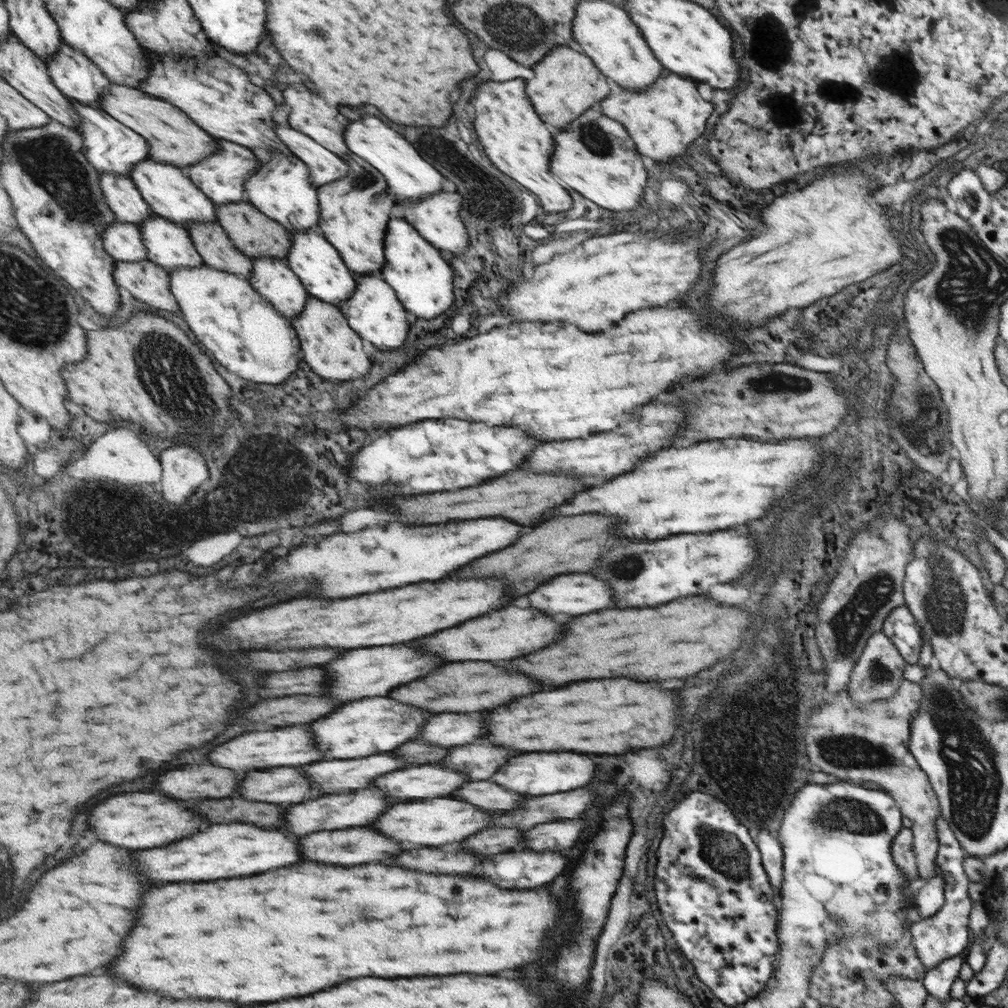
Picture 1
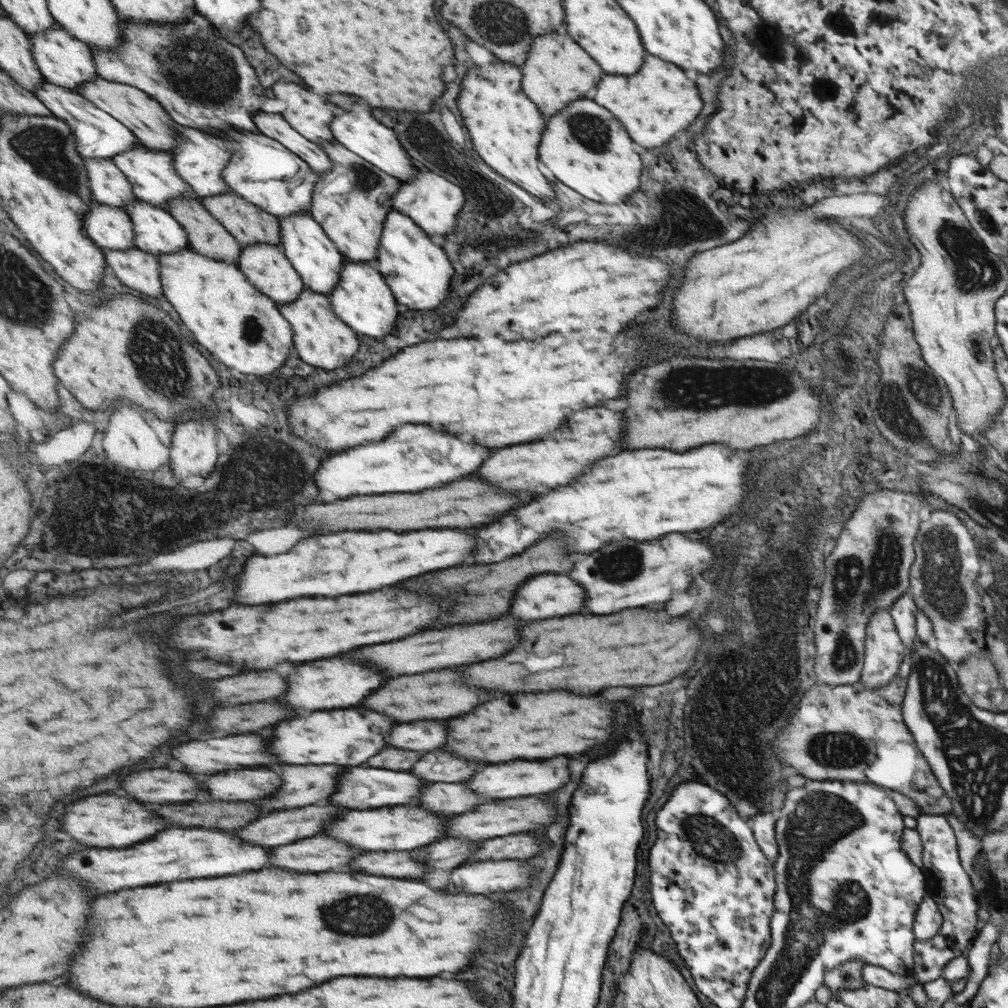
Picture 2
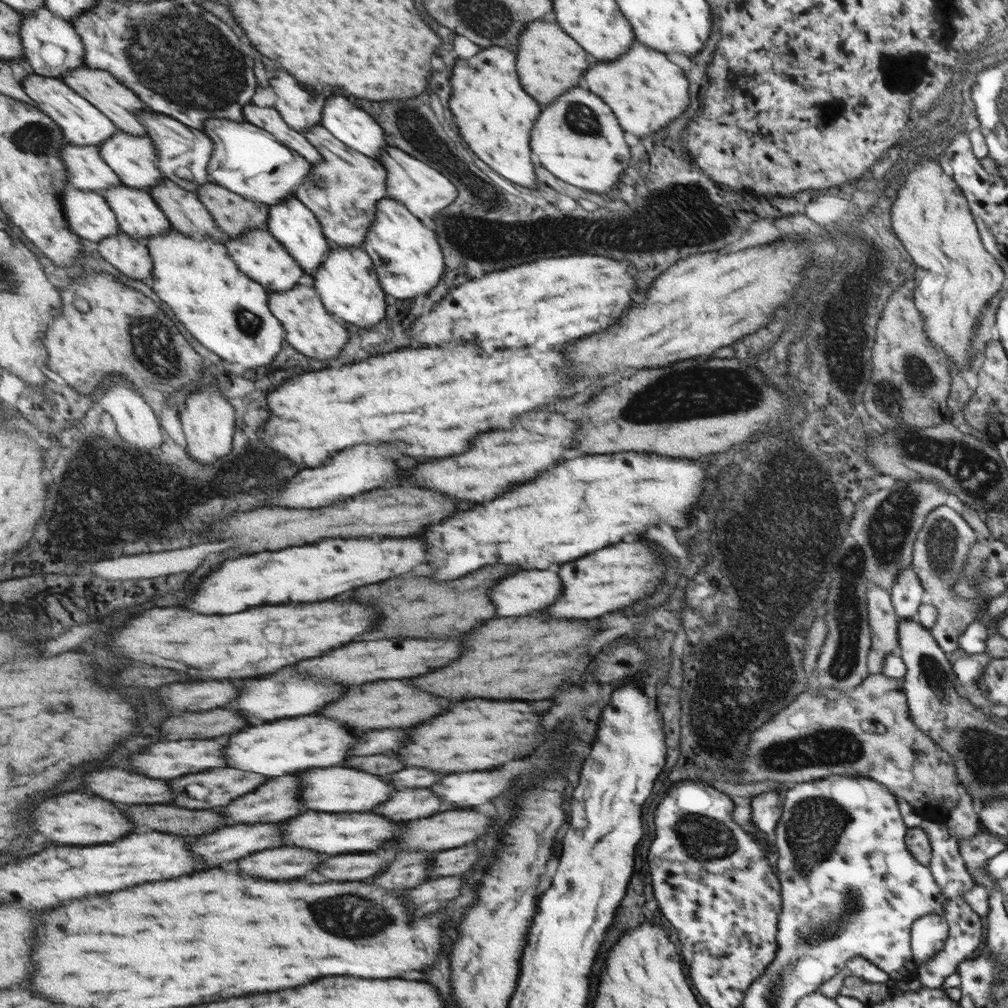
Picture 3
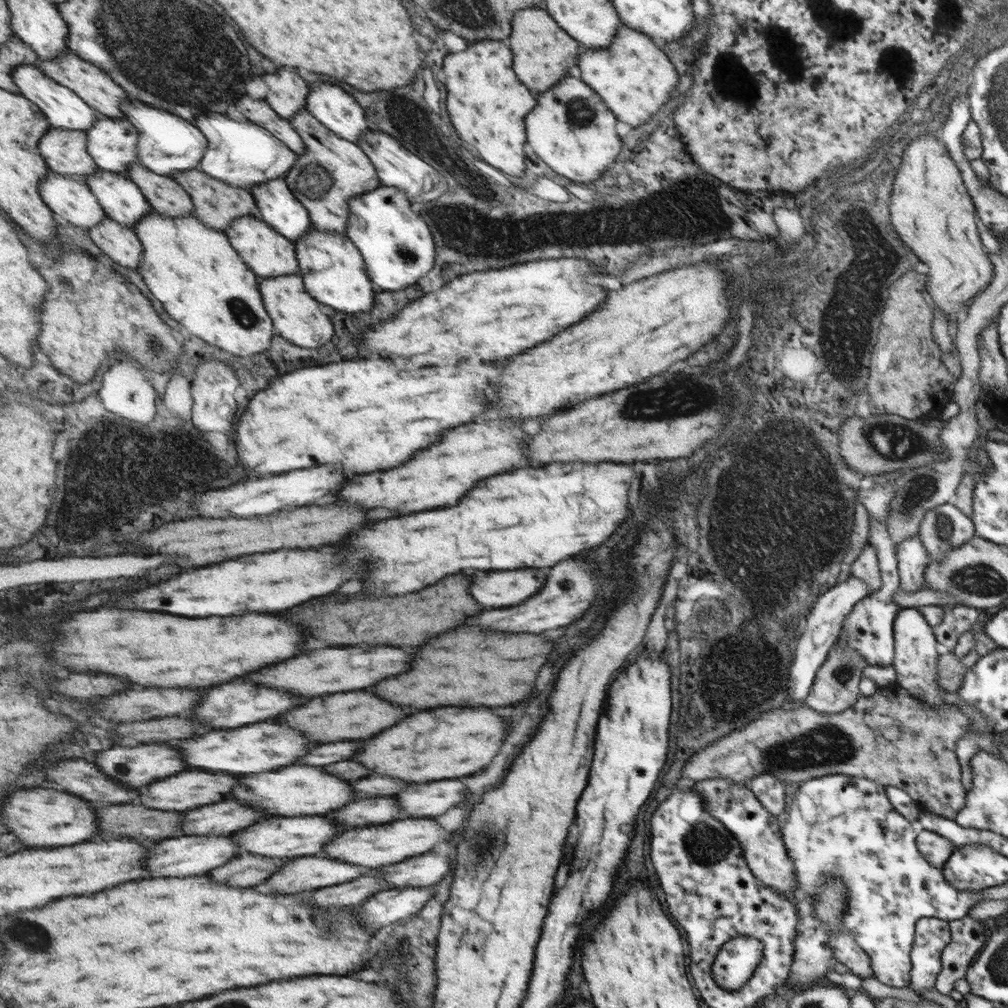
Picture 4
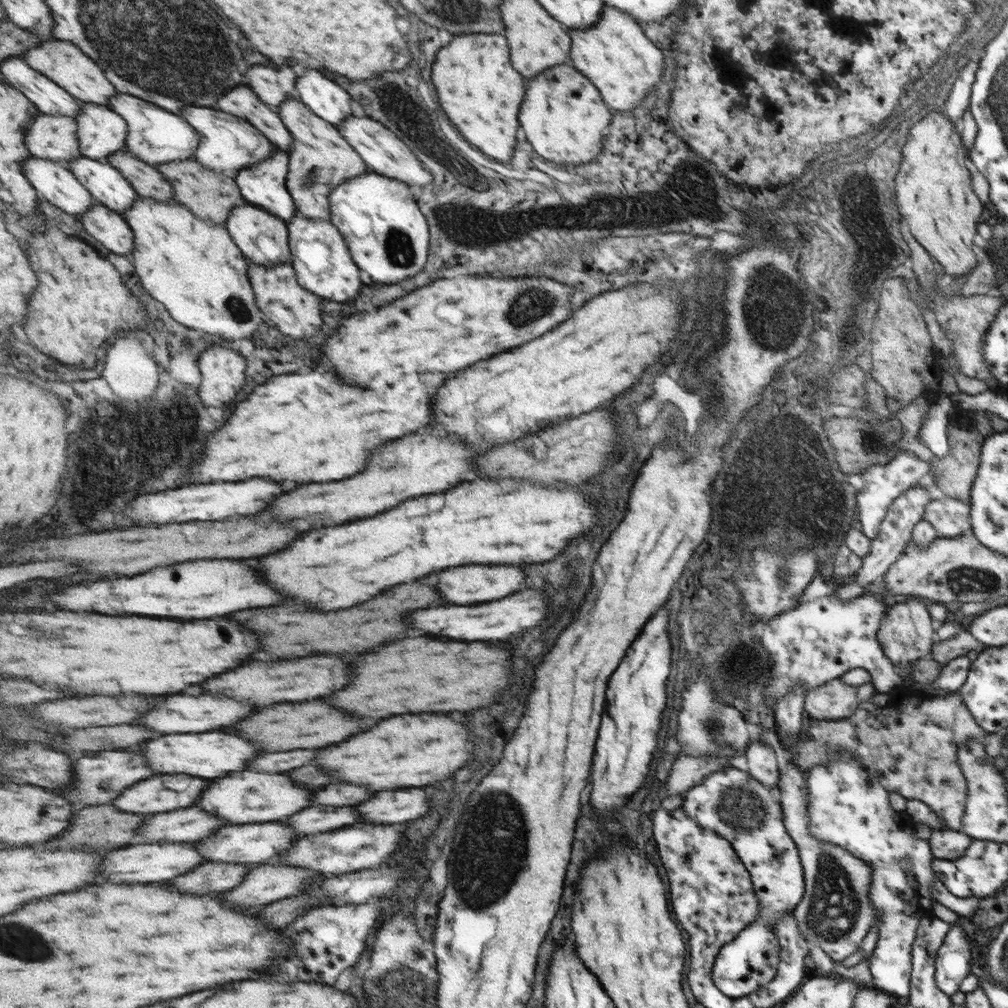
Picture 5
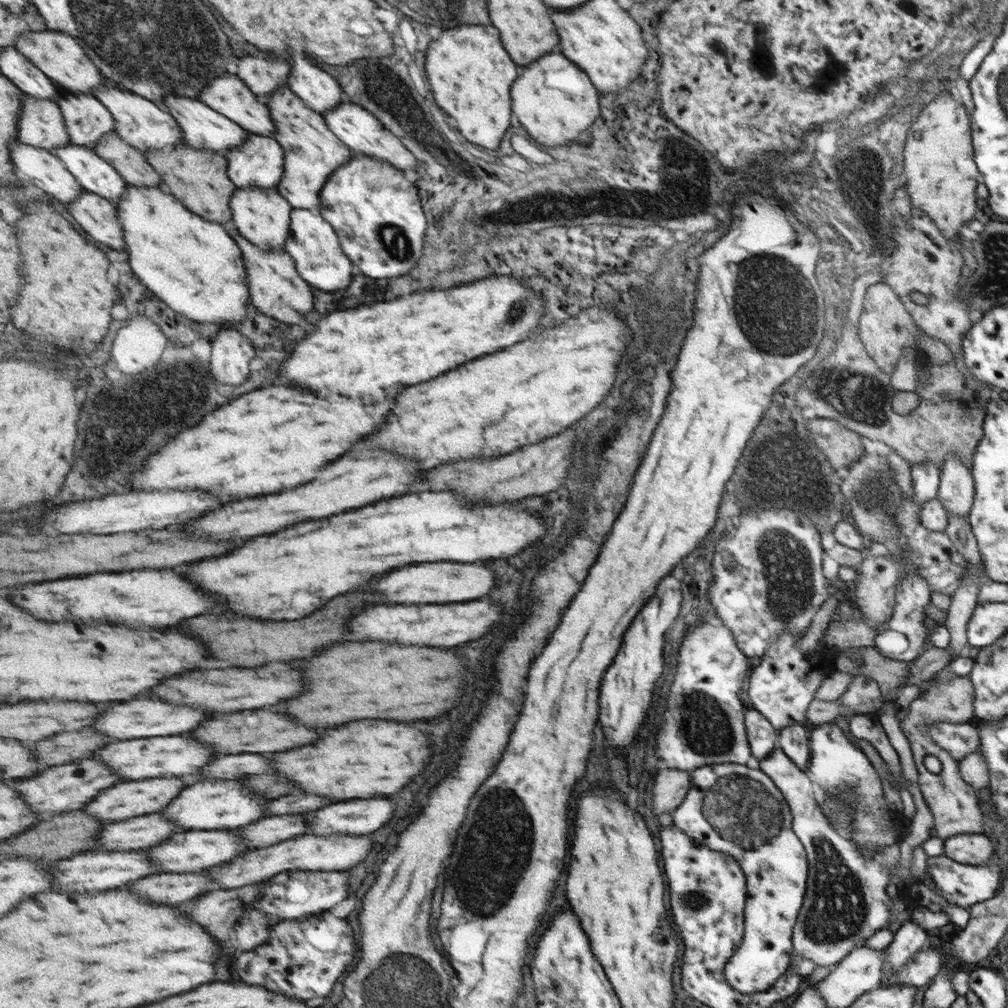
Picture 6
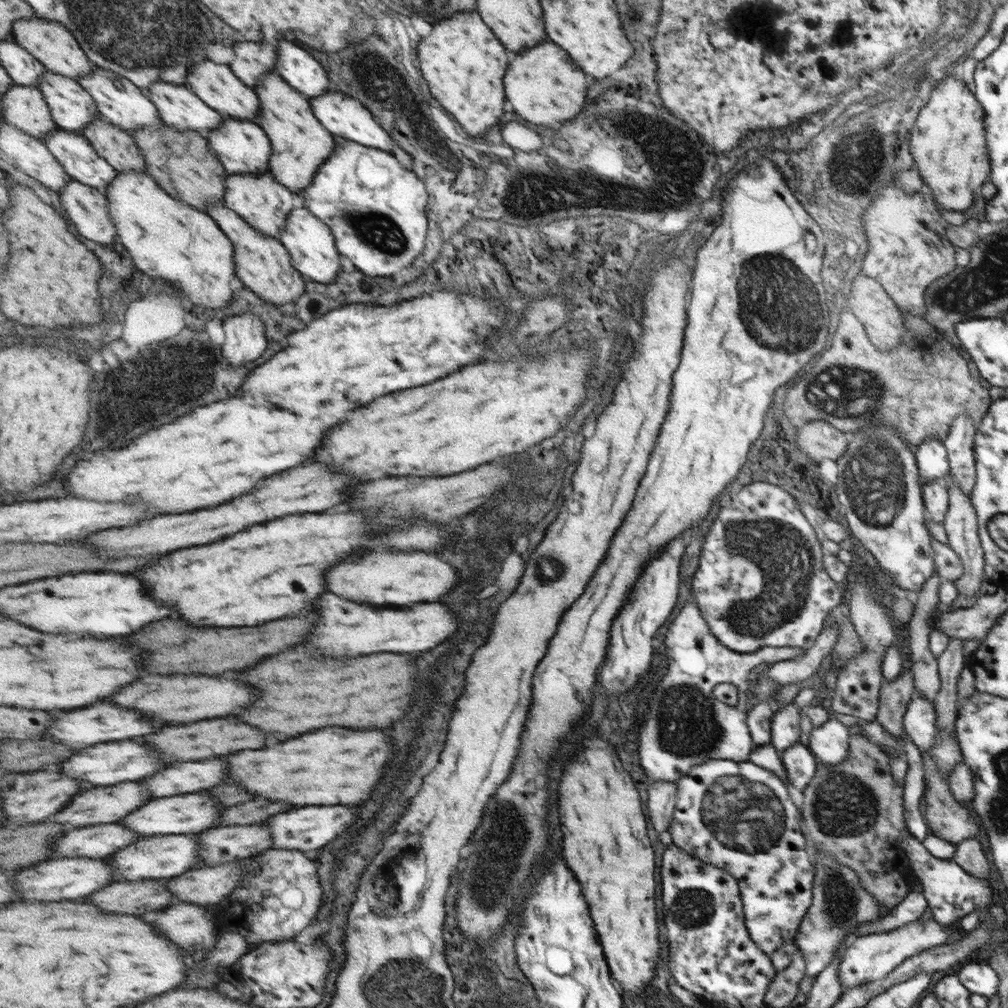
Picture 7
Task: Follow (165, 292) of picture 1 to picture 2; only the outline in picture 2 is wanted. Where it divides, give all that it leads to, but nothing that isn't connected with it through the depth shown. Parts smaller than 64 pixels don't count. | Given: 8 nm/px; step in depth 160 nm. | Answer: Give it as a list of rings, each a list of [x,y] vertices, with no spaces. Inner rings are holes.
[[[138,247],[129,250],[106,249],[104,253],[109,266],[123,285],[151,297],[164,296],[160,260],[154,254]]]

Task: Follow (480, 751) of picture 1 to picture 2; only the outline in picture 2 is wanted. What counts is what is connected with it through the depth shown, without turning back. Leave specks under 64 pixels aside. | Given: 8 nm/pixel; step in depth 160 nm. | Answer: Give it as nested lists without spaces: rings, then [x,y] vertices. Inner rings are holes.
[[[435,750],[415,764],[413,774],[421,774],[421,778],[429,782],[463,782],[483,768],[485,764],[481,762],[477,764],[443,750]]]

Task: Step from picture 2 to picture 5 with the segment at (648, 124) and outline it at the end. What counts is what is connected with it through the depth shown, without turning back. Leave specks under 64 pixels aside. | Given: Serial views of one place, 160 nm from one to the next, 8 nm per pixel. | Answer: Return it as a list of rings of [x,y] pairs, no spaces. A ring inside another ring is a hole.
[[[606,4],[599,24],[591,29],[569,30],[569,34],[573,34],[573,65],[593,80],[608,106],[615,110],[631,110],[637,106],[647,88],[659,80],[663,54],[645,38],[627,13]]]

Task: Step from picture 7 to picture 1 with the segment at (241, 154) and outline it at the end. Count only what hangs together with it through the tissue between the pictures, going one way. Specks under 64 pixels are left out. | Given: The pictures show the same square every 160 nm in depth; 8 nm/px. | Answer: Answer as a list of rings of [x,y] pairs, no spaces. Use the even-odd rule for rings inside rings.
[[[307,230],[304,233],[297,233],[293,236],[294,243],[289,249],[288,256],[285,258],[286,263],[296,271],[297,276],[304,283],[305,288],[311,297],[319,300],[330,302],[335,306],[341,306],[343,302],[349,300],[357,288],[357,275],[345,264],[344,258],[341,256],[340,250],[333,246],[332,242],[321,231]]]

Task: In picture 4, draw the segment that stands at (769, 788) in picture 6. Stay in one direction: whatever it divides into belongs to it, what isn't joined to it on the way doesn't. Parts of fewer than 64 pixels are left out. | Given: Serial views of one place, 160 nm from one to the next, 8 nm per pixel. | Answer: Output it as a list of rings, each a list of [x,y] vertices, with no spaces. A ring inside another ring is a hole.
[[[717,778],[697,782],[692,789],[697,790],[697,794],[705,799],[709,813],[719,819],[735,837],[751,874],[760,879],[764,886],[780,891],[785,898],[793,900],[796,896],[796,873],[791,856],[784,845],[777,818],[765,810],[756,795],[745,786],[735,786],[727,780]],[[735,937],[717,952],[711,974],[725,990],[739,991],[751,980],[762,958],[762,944],[756,938]]]

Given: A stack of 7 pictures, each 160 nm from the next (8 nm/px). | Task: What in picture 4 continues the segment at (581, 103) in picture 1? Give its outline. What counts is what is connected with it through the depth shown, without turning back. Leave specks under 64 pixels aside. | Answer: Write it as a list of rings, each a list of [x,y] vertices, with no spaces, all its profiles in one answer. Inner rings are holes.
[[[529,8],[517,10],[517,18],[513,18],[513,38],[511,46],[515,52],[515,70],[521,82],[529,86],[529,90],[545,92],[567,77],[567,70],[579,66],[581,43],[568,31],[557,24],[547,10]]]

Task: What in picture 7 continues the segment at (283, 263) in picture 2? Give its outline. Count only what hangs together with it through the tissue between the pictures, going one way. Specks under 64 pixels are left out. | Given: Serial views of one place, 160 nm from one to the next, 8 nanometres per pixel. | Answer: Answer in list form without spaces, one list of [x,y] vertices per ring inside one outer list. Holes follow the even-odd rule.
[[[270,171],[252,175],[229,175],[224,204],[240,214],[255,230],[270,237],[280,238],[288,224],[289,213],[297,207],[299,200],[293,191],[283,186]]]

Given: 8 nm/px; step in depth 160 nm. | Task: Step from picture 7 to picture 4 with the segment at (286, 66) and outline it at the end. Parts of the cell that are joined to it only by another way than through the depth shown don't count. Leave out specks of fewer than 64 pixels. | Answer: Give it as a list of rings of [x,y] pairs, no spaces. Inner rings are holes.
[[[327,82],[313,86],[313,94],[307,96],[306,109],[341,138],[357,144],[369,128],[361,104],[343,88]]]

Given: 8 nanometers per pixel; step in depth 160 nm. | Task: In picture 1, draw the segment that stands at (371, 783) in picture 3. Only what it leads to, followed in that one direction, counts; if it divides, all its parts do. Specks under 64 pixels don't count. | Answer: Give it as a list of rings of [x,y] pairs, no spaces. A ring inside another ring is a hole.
[[[419,766],[407,770],[395,770],[375,782],[375,788],[383,790],[397,802],[411,802],[411,798],[433,798],[437,794],[451,794],[459,790],[469,778],[461,772],[453,772],[439,766]]]

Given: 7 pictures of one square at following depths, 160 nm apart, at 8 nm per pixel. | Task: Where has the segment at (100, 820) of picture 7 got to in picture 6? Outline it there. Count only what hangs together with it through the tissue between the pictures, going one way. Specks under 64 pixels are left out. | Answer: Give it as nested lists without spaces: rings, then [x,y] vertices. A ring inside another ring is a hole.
[[[151,778],[145,782],[123,782],[123,784],[113,786],[113,790],[105,790],[105,794],[101,794],[101,798],[97,798],[97,802],[91,802],[83,810],[87,814],[93,814],[95,818],[109,820],[109,822],[127,820],[127,818],[151,814],[151,812],[165,808],[173,798],[179,796],[179,792],[183,788],[185,788],[185,782],[181,778],[155,778],[155,780]]]

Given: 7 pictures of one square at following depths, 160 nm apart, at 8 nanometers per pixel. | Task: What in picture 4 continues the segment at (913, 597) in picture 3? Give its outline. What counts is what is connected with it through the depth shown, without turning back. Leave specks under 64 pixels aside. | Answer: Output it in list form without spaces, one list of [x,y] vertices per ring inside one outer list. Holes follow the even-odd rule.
[[[919,536],[907,537],[894,547],[900,586],[905,592],[923,588],[923,571],[928,563],[926,548]]]

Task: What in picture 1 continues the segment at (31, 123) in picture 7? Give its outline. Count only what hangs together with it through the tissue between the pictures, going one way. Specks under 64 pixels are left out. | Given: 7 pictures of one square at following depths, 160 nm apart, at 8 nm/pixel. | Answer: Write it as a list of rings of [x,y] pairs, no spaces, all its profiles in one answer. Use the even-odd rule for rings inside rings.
[[[100,173],[101,189],[121,222],[140,224],[156,216],[133,179],[124,174]]]

